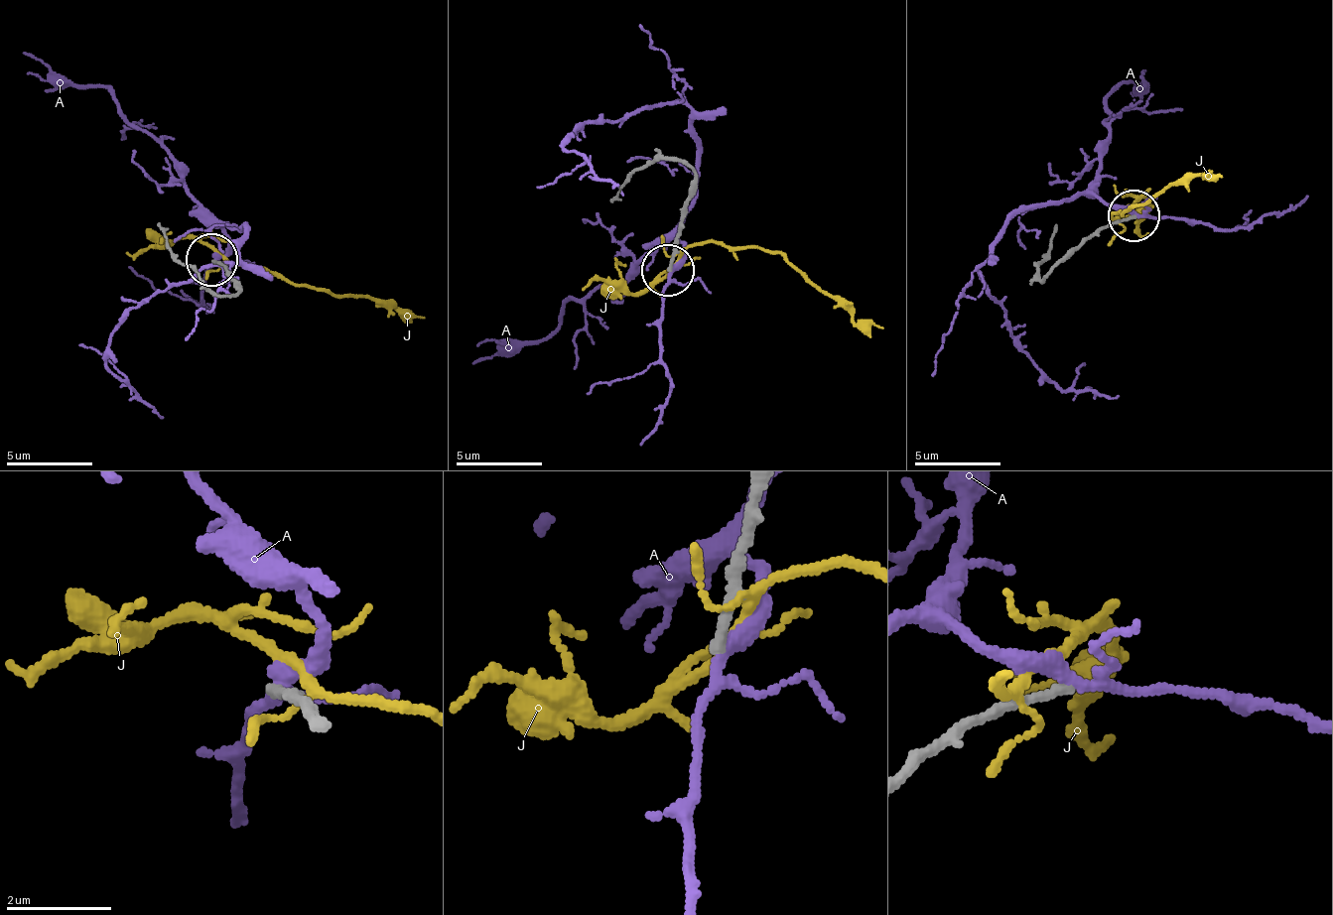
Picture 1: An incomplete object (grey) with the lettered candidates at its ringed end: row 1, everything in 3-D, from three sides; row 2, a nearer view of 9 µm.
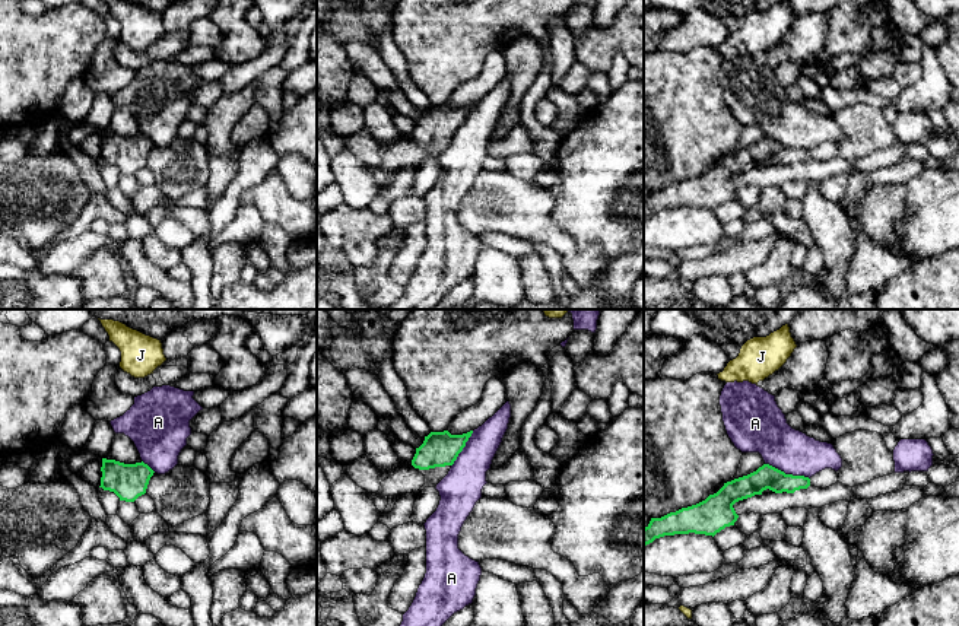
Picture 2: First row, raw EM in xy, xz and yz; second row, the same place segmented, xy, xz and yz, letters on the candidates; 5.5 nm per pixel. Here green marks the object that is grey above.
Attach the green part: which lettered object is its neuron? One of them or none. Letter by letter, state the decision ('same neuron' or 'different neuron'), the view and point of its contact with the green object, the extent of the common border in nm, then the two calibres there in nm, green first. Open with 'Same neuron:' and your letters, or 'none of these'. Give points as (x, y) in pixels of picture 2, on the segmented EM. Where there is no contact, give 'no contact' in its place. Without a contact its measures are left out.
Same neuron: none of these
A: different neuron | yz (787, 474) | 260 nm | 130/240 nm
J: different neuron | no contact

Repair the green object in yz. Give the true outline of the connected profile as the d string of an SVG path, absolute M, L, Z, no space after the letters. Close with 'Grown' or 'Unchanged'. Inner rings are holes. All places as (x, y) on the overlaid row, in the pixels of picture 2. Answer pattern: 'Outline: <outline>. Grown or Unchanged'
Outline: M763 464L747 476L724 483L717 493L696 505L682 508L661 518L651 518L644 528L644 546L655 538L674 534L695 533L714 537L737 521L739 515L733 508L736 502L762 495L766 489L775 493L794 493L809 486L809 477L785 474L769 464Z. Unchanged

